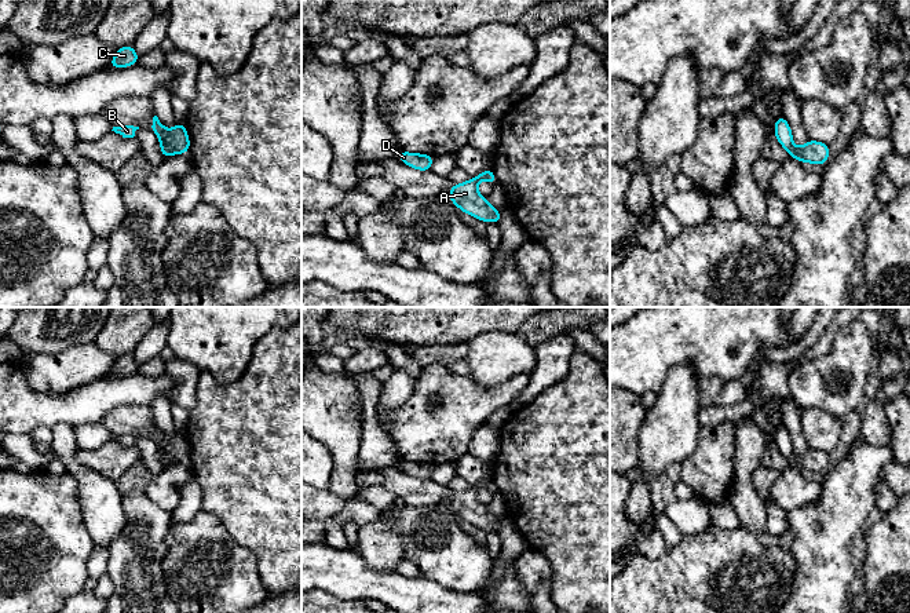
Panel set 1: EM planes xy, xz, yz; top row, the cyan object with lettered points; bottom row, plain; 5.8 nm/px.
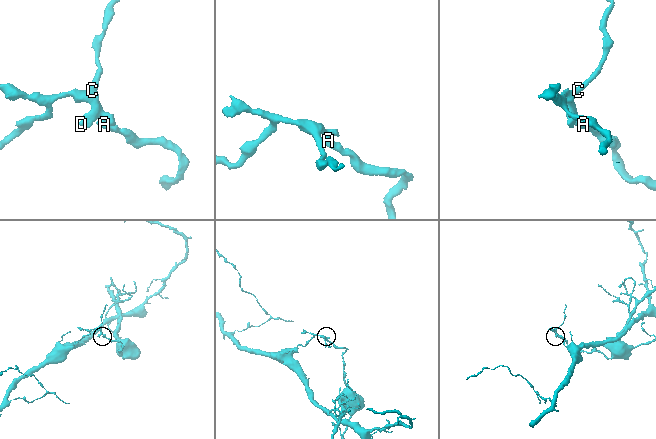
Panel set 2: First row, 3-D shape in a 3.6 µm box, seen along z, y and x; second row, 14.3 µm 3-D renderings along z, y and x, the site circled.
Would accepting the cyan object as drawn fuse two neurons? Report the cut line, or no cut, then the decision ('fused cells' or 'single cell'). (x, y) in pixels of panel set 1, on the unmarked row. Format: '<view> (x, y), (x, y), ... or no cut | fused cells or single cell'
yz (793, 455), (789, 460) | fused cells

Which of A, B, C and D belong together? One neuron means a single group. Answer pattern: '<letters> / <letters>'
A / B C D

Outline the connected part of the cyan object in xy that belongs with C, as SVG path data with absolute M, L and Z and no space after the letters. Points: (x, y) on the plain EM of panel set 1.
M132 353L121 355L116 358L116 362L112 371L107 373L109 376L127 376L139 371L139 364L134 358Z

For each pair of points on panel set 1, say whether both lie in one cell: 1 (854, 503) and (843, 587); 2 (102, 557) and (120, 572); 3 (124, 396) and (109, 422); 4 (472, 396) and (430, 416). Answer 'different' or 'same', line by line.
1: same
2: different
3: different
4: same

